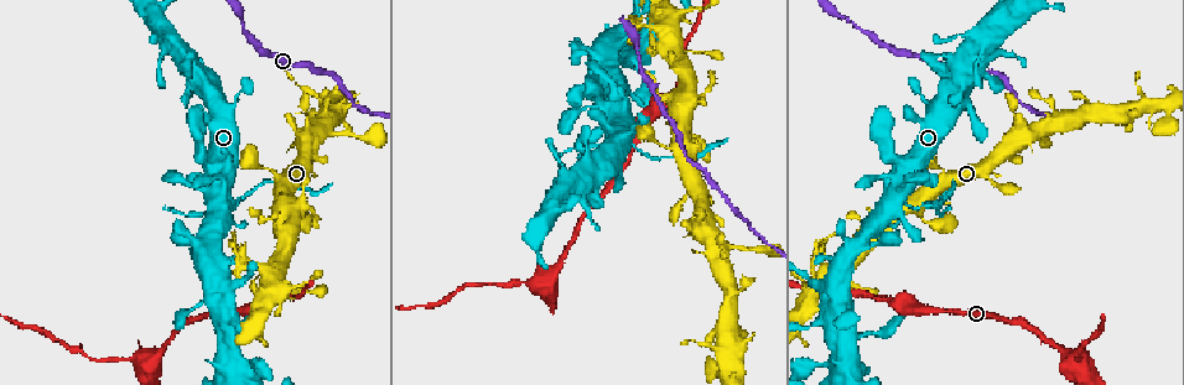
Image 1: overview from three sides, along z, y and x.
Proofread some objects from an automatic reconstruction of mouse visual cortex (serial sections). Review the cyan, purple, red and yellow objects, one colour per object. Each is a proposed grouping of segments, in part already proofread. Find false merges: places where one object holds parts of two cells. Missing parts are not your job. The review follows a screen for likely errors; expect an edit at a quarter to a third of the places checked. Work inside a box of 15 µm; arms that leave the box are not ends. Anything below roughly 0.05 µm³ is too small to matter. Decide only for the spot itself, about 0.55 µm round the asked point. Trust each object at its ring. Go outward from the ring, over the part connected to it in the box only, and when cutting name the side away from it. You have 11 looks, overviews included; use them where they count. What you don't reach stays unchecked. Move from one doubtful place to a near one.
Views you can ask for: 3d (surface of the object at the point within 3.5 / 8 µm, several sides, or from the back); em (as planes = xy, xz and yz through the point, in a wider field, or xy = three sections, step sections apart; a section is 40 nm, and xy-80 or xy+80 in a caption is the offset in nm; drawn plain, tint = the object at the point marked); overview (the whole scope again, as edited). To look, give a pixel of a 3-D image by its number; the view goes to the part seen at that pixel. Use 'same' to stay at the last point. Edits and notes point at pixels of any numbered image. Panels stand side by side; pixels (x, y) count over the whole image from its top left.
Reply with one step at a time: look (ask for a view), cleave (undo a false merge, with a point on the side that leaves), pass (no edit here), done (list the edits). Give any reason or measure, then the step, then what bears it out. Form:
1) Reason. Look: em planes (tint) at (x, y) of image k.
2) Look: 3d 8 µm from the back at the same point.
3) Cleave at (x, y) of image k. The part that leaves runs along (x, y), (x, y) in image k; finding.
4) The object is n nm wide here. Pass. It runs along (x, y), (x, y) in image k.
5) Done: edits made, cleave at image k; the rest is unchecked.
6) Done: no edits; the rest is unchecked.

Arms part here. Look: 3d 3.5 µm at (928, 204) of image 1.

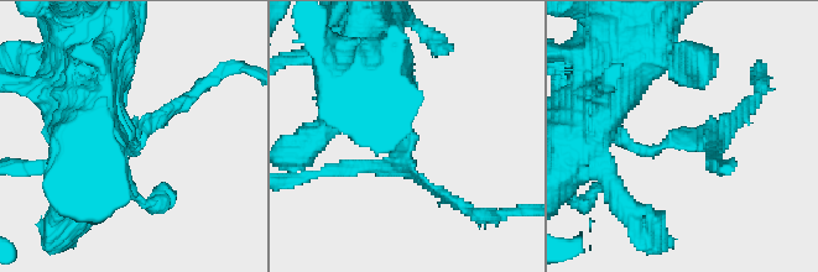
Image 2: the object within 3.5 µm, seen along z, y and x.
Look: em xy step 1 (tint) at (409, 135) of image 2.

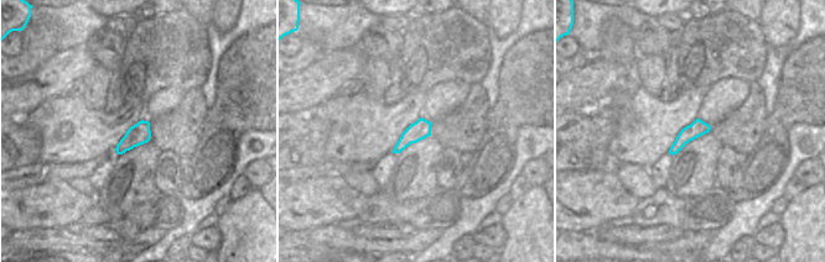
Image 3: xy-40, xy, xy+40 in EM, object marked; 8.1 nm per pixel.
The arms are 150, 150, 150 nm wide. Cleave at (702, 136) of image 2. The part that leaves runs along (660, 146), (730, 130), (745, 108) in image 2; two cells meet here.

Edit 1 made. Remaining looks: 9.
Narrows sharply. Look: 3d 8 µm at (165, 50) of image 1.

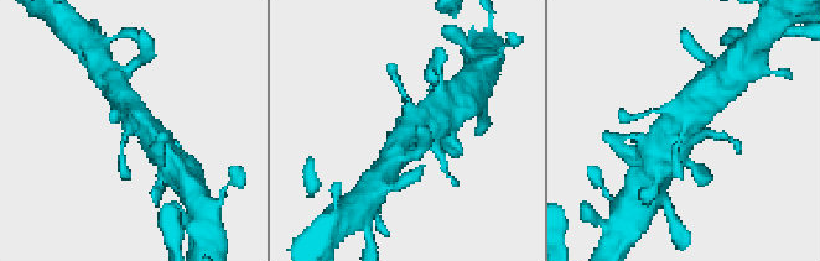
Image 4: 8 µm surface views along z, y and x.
Look: 3d 3.5 µm at (131, 131) of image 4.

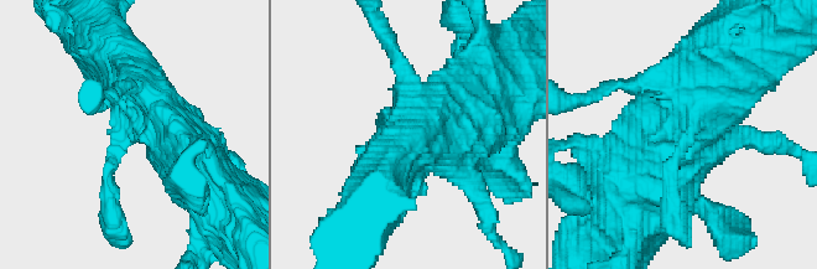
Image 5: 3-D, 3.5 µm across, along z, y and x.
Look: em xy step 3 (tint) at (128, 130) of image 5.

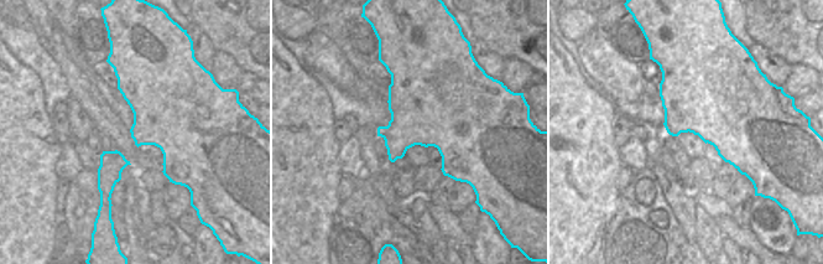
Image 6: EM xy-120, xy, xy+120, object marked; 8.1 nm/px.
Pass. It runs along (199, 174), (108, 52) in image 5; all the same cell.

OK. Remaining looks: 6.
Sharp bend. Look: 3d 3.5 µm at (1167, 102) of image 1.

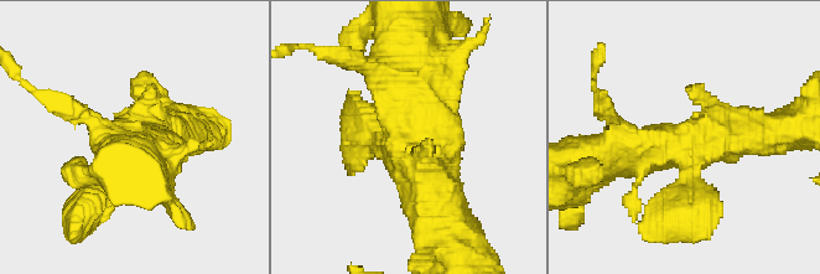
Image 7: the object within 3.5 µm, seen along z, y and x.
Look: em planes (tint) at (408, 136) of image 7.

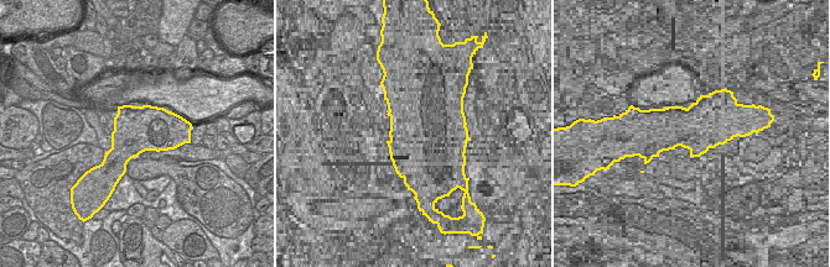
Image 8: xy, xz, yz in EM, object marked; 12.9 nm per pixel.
Pass. It runs along (416, 60), (363, 124) in image 7; one cell here.

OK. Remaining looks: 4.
Thick turns thin. Look: 3d 3.5 µm at (125, 359) of image 1.

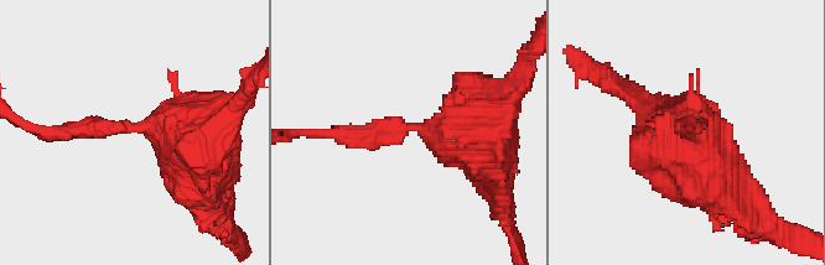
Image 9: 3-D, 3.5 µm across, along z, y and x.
Look: em xy step 5 (tint) at (401, 125) of image 9.

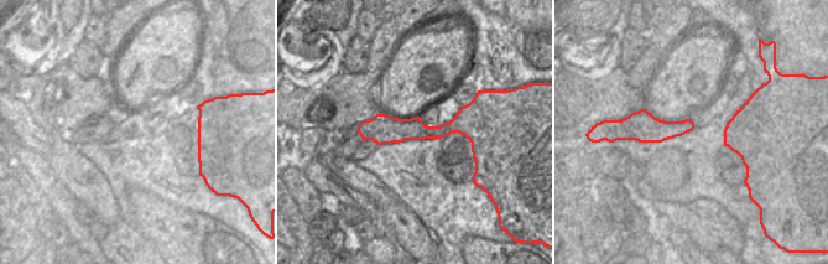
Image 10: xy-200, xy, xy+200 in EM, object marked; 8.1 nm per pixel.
The arms are 200, 700 nm wide. Pass. It runs along (479, 122), (441, 132), (360, 129) in image 10; continuous, no second cell.

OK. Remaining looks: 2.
Done: edits made, cleave at image 2; the rest is unchecked.

